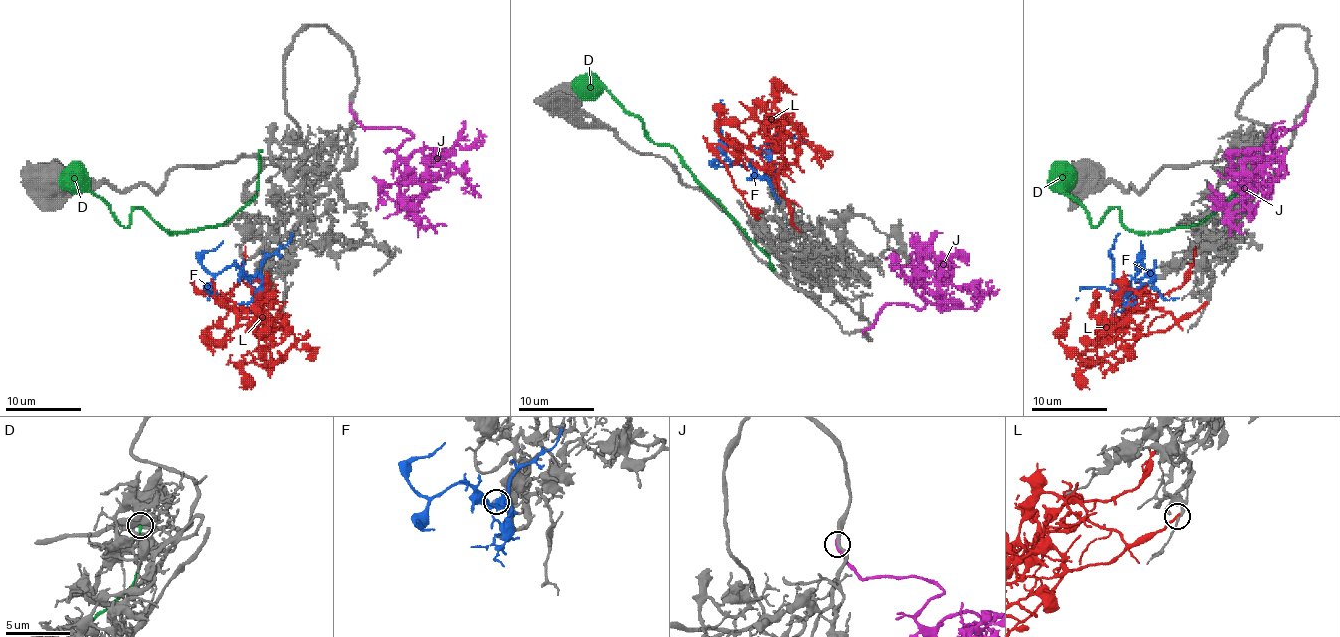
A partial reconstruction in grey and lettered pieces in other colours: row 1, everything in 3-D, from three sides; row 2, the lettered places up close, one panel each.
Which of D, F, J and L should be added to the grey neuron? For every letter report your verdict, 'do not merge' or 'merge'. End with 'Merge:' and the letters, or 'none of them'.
D: do not merge
F: do not merge
J: merge
L: do not merge
Merge: J

